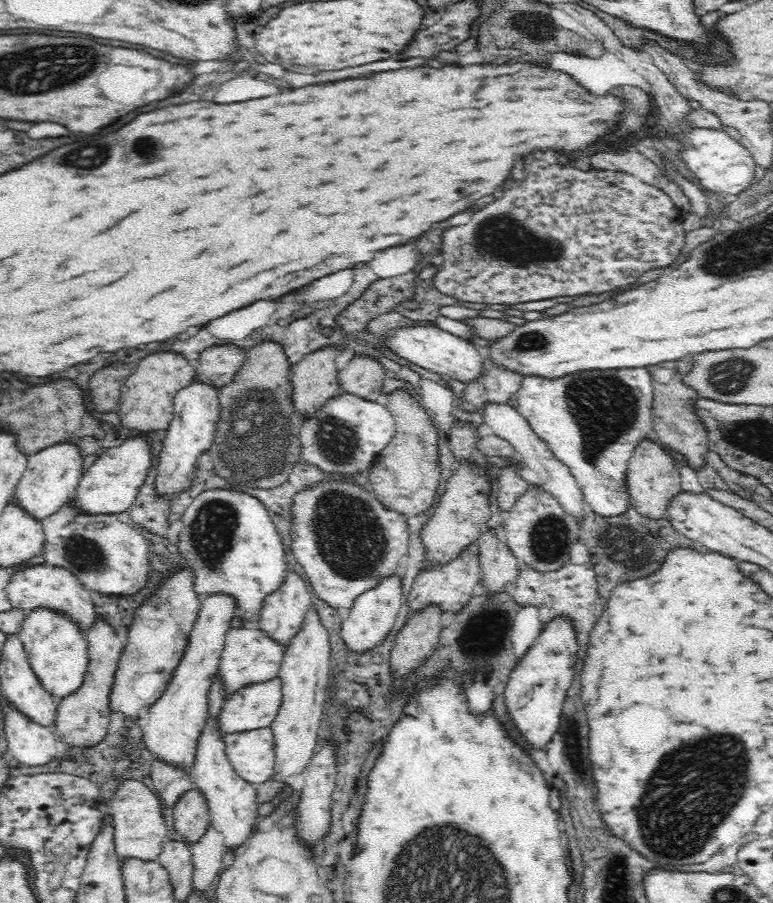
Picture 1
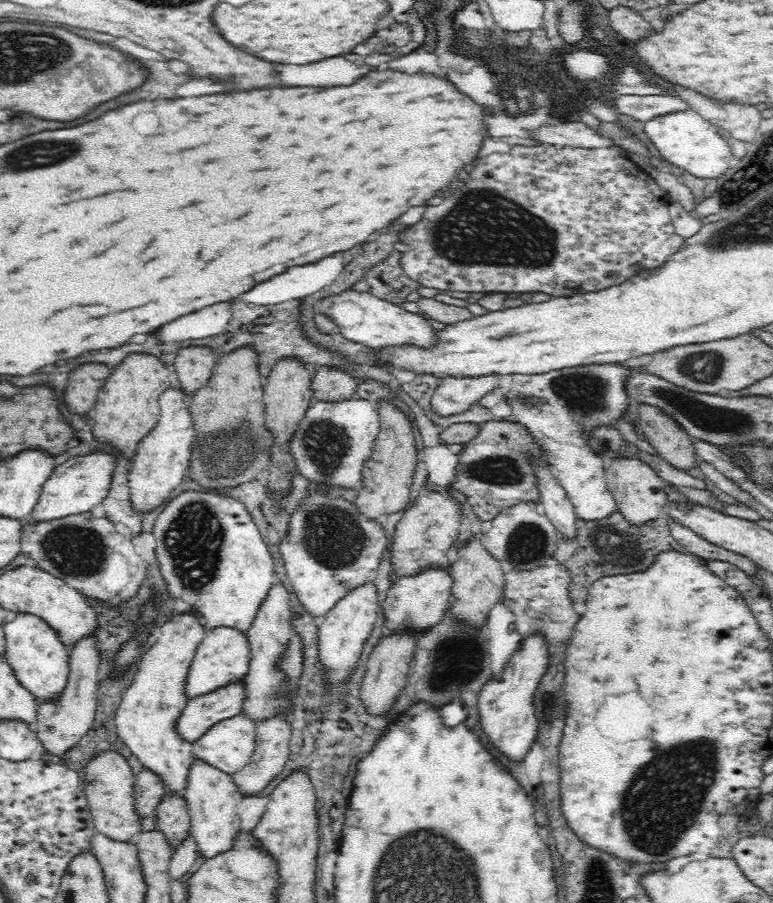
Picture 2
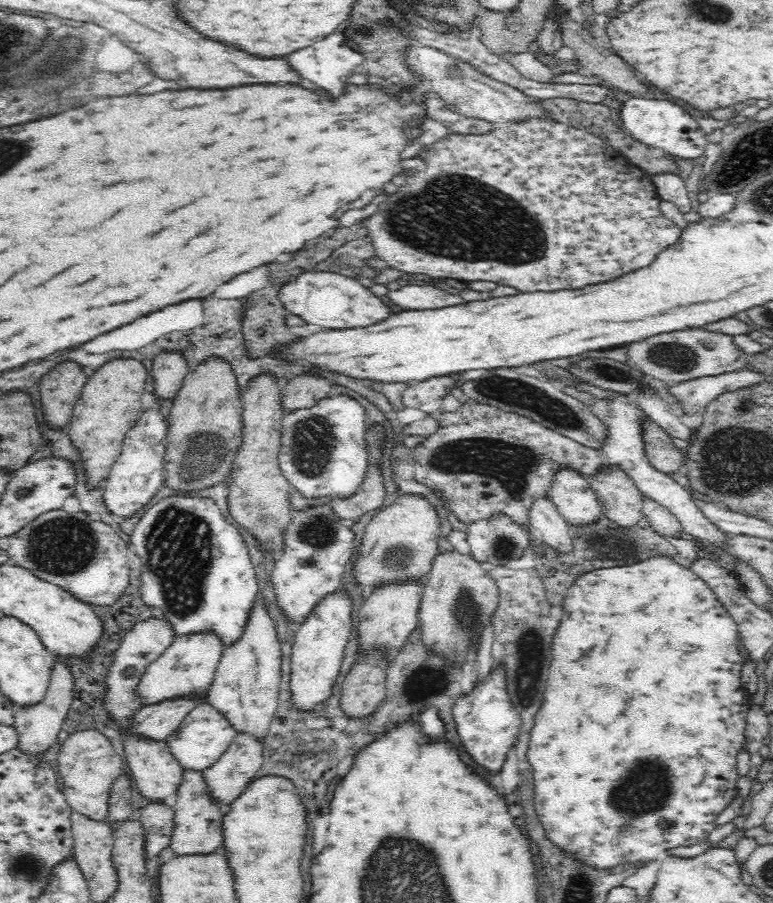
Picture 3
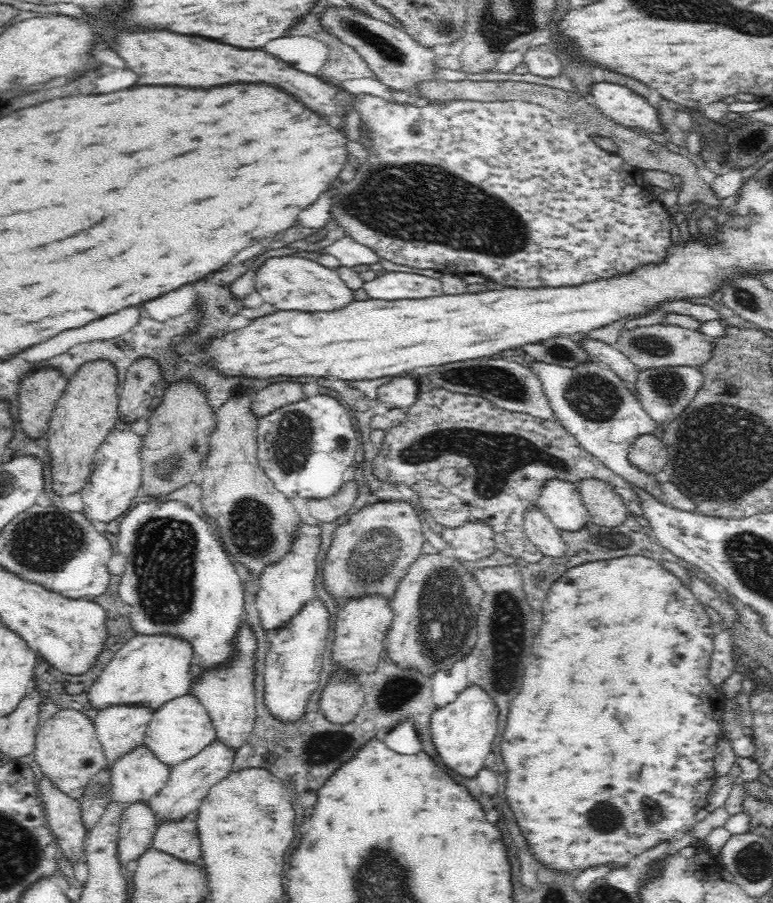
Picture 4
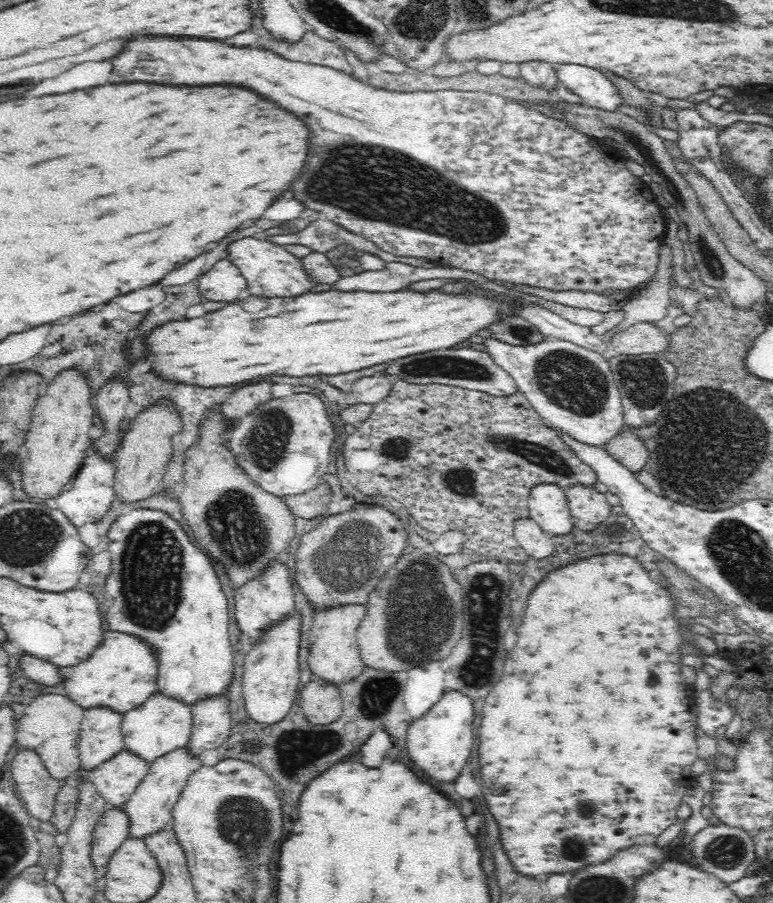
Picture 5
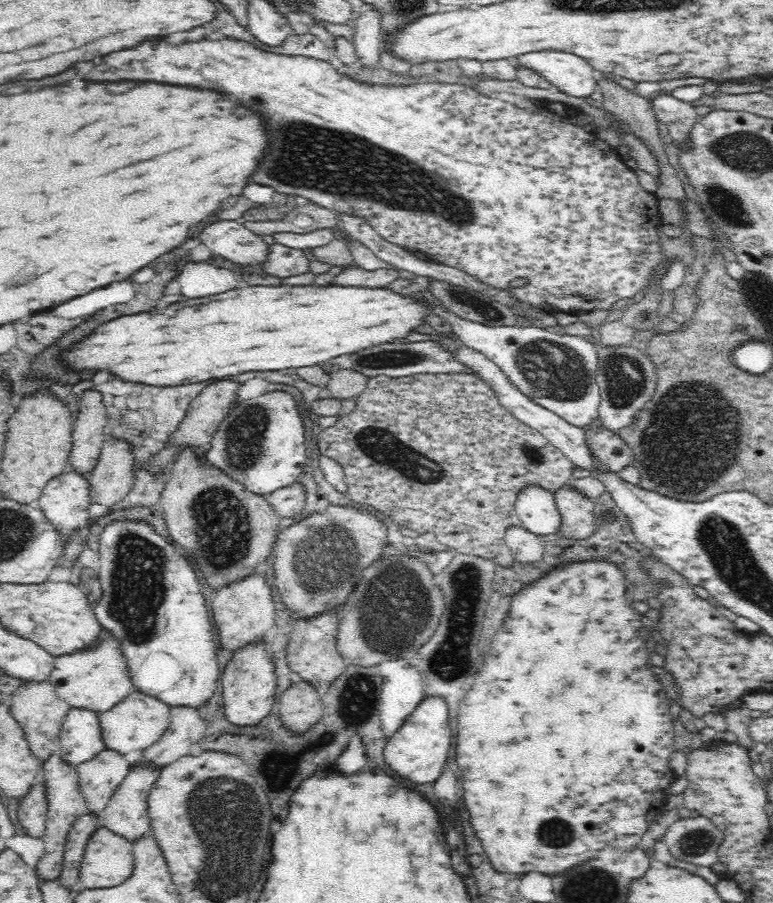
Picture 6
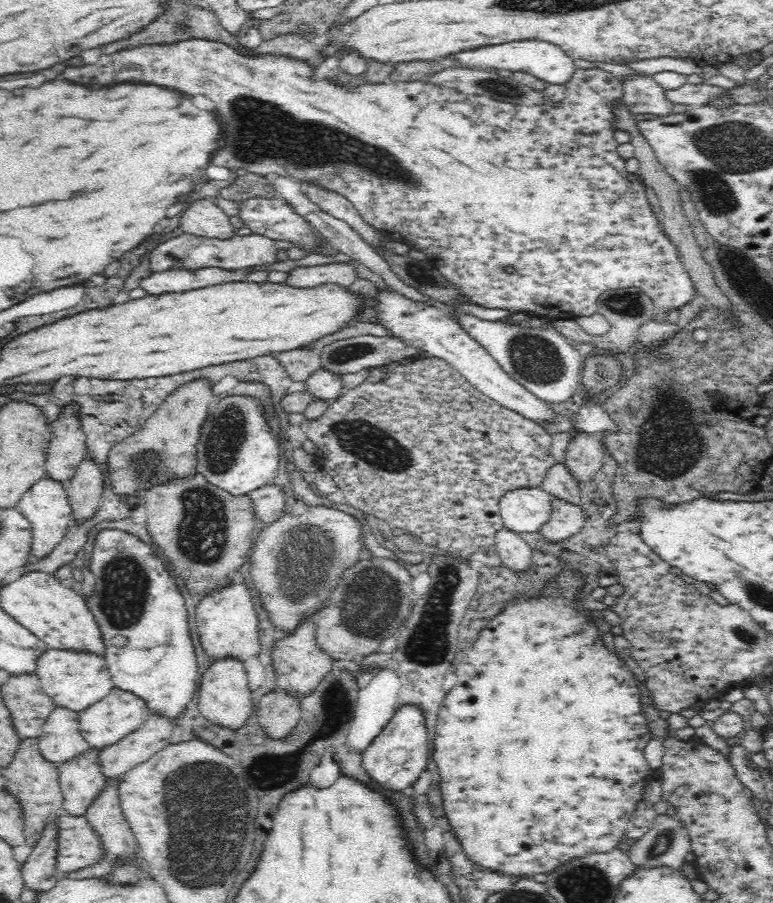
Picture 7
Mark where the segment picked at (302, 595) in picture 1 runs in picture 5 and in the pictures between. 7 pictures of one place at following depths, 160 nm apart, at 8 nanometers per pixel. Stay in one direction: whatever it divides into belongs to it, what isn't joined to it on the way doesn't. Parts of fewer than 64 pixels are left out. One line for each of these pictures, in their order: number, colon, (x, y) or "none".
2: (265, 694)
3: (244, 688)
4: (227, 694)
5: (210, 719)

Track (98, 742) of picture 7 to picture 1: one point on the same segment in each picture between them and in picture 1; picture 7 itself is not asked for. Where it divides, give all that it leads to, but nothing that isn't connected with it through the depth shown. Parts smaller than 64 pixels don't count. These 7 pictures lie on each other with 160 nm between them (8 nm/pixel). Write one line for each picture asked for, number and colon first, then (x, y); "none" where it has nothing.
1: (250, 752)
2: (226, 745)
3: (203, 734)
4: (179, 728)
5: (159, 725)
6: (137, 720)

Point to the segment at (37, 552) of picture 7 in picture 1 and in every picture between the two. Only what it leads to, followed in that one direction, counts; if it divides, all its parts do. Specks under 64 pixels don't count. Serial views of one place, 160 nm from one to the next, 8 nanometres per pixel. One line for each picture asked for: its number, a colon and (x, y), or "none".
1: (190, 432)
2: (160, 461)
3: (133, 479)
4: (113, 483)
5: (88, 496)
6: (64, 502)

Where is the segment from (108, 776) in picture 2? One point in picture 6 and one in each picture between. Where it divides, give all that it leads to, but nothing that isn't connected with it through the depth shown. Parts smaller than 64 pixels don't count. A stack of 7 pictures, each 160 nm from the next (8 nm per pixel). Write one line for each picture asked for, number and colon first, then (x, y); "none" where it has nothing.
3: (86, 763)
4: (66, 749)
5: (49, 725)
6: (34, 705)

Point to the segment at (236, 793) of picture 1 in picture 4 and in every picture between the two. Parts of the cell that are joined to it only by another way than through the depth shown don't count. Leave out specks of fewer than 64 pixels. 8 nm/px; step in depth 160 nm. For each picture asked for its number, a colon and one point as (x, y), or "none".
2: (211, 798)
3: (196, 829)
4: (178, 839)

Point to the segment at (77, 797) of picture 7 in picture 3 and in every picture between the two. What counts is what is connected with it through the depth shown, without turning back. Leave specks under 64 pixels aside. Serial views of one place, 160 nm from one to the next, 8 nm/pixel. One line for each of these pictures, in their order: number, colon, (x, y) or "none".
3: (153, 771)
4: (133, 778)
5: (117, 777)
6: (97, 778)

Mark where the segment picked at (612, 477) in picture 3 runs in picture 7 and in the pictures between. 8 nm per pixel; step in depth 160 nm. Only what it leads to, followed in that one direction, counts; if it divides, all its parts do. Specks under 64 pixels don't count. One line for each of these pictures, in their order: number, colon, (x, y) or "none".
4: (604, 508)
5: (588, 507)
6: (578, 522)
7: (566, 520)

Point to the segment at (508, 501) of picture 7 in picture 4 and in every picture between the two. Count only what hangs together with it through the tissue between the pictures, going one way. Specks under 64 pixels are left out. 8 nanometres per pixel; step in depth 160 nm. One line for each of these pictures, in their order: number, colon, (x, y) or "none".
4: (559, 501)
5: (547, 507)
6: (535, 507)

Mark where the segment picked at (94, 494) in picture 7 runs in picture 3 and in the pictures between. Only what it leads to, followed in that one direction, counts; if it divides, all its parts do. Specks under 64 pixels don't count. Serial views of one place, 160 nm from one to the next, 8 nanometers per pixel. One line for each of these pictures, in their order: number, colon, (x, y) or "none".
3: (200, 433)
4: (177, 438)
5: (138, 460)
6: (110, 479)

